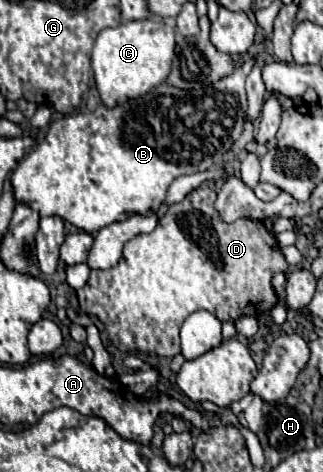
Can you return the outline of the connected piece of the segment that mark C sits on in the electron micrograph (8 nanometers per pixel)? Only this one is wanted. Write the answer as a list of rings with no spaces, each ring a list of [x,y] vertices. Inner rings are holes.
[[[155,17],[127,21],[121,23],[119,27],[103,29],[95,39],[91,55],[95,85],[101,95],[101,101],[107,107],[115,107],[129,99],[149,93],[153,87],[167,79],[173,55],[175,55],[175,29]]]

